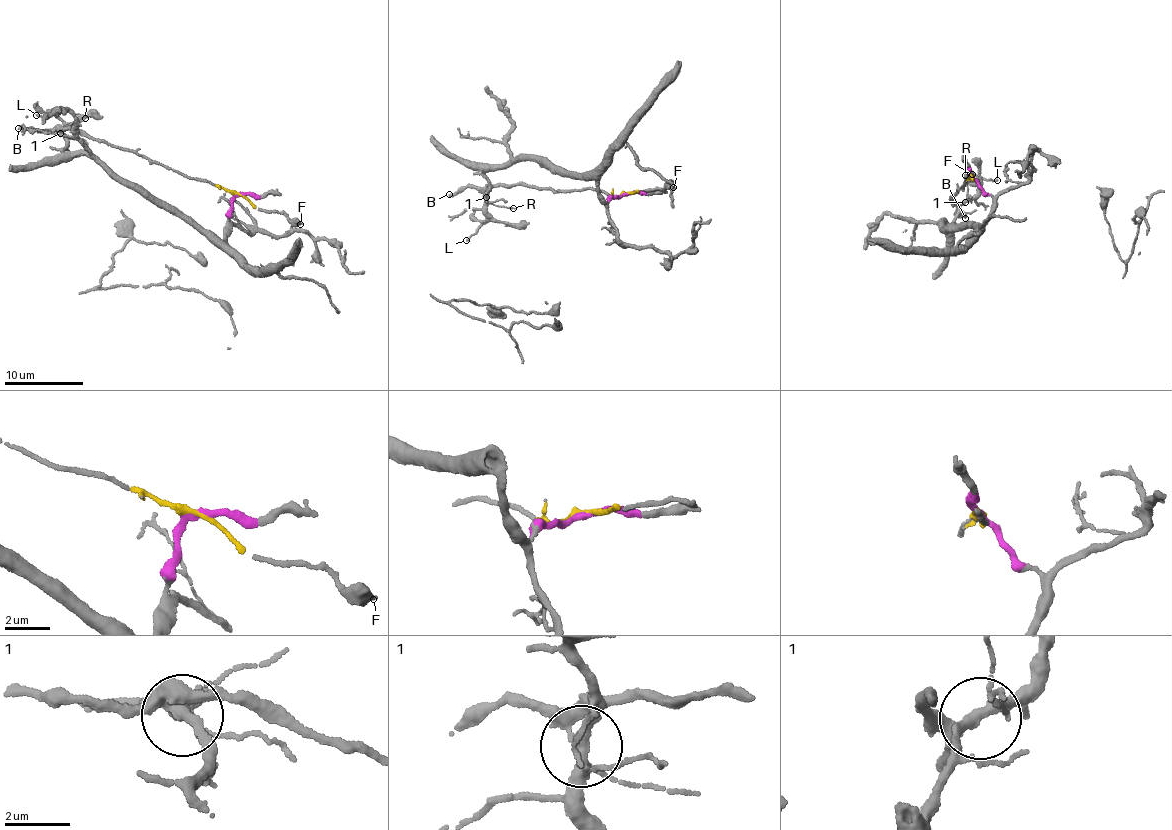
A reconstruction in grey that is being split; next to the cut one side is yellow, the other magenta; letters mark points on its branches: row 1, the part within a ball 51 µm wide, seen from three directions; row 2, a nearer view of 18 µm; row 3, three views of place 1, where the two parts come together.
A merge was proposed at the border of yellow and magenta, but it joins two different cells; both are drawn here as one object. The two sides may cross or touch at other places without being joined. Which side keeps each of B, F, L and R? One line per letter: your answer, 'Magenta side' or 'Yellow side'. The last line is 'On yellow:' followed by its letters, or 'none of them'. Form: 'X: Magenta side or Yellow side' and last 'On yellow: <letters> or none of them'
B: Yellow side
F: Yellow side
L: Magenta side
R: Yellow side
On yellow: B, F, R

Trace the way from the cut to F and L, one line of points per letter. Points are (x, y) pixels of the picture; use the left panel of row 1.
F: (236, 194), (244, 195), (260, 209), (275, 210), (301, 224)
L: (236, 194), (227, 214), (229, 234), (214, 242), (93, 159), (64, 152), (63, 123), (50, 112), (36, 114)

